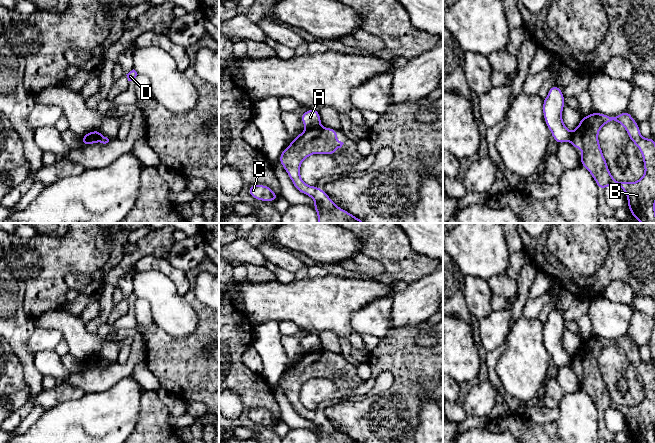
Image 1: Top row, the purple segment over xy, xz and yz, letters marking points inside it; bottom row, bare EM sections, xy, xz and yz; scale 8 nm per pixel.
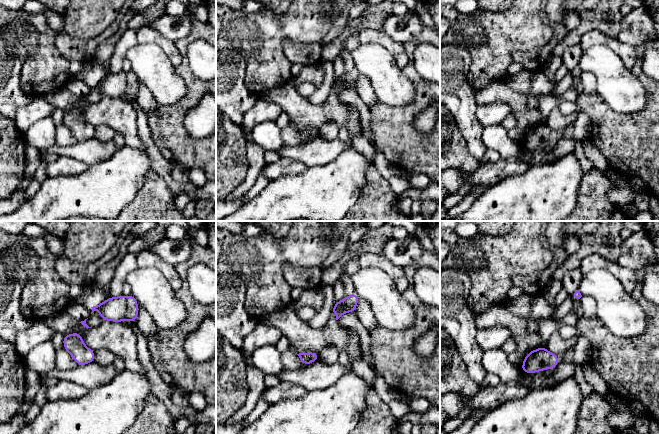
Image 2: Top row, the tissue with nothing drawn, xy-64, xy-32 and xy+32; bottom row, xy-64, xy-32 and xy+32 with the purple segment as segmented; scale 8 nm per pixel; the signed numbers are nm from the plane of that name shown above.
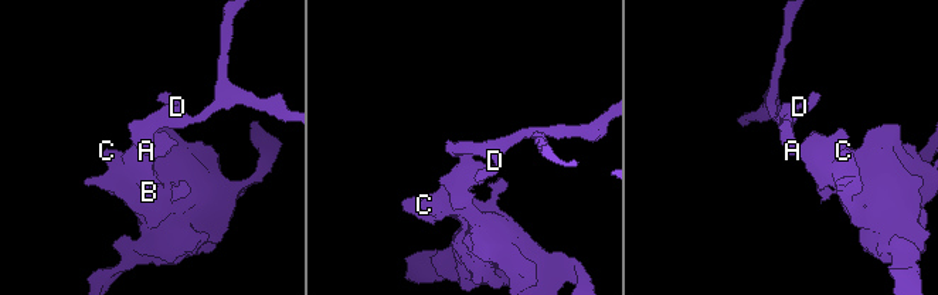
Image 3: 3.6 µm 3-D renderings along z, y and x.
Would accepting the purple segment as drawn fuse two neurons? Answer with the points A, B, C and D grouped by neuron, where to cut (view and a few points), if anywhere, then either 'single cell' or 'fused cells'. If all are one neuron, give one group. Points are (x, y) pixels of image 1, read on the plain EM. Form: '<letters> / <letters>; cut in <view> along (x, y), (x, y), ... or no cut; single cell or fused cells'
A D / B C; cut in xz along (318, 350), (306, 353); fused cells

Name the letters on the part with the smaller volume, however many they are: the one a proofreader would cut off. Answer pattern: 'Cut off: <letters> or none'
Cut off: A, D

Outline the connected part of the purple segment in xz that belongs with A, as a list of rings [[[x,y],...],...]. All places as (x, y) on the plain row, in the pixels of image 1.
[[[310,333],[302,337],[301,345],[306,353],[319,351],[322,346],[317,333]]]

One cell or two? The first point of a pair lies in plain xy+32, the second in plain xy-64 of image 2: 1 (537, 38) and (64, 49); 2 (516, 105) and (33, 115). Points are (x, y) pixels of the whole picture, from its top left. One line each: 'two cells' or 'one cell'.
1: two cells
2: two cells

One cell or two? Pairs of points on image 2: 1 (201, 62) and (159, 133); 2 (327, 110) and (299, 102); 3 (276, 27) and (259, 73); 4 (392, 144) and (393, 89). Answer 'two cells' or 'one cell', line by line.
1: two cells
2: one cell
3: one cell
4: two cells

